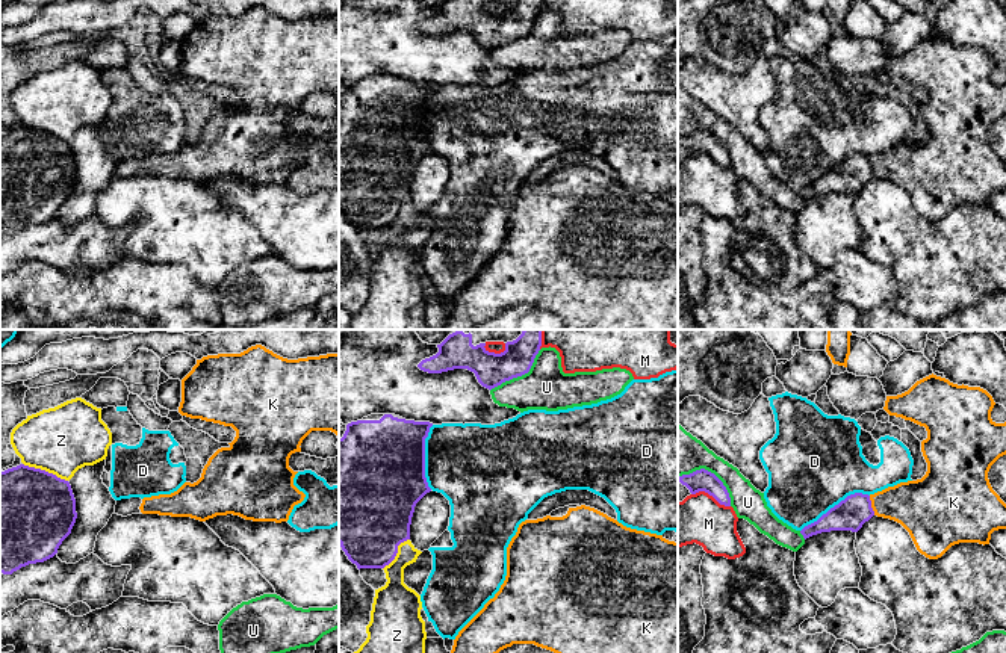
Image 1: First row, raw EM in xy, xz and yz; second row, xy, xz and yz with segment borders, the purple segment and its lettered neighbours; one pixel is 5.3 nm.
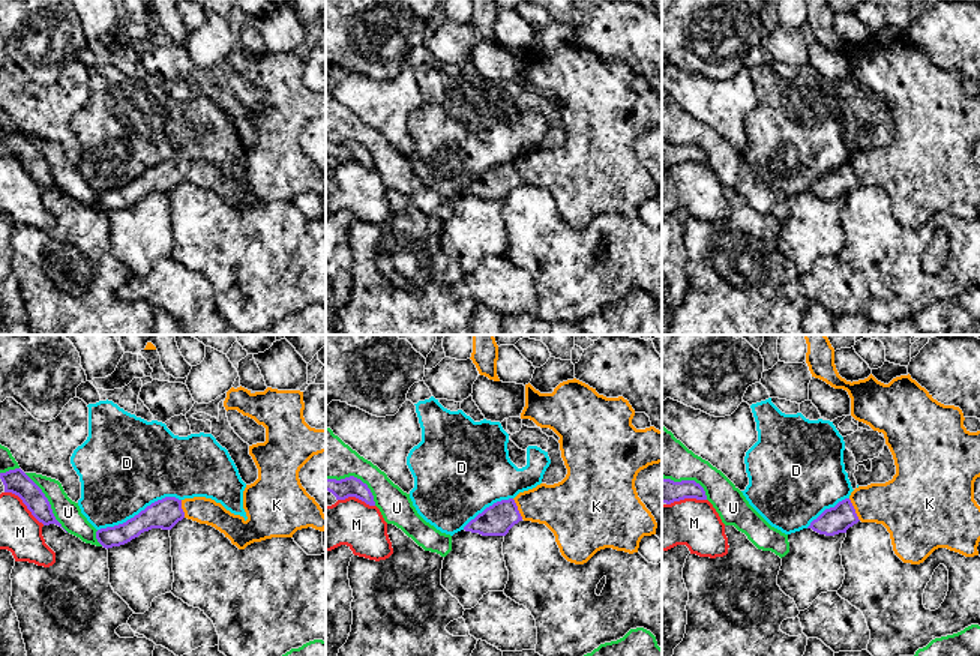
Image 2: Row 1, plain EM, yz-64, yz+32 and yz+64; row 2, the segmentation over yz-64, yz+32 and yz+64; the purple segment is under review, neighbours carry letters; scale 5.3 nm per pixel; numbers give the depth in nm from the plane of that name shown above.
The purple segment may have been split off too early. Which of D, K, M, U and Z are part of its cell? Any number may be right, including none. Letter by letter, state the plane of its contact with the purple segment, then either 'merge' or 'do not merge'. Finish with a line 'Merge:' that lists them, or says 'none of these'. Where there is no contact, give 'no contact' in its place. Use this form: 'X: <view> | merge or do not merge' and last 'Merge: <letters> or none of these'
D: yz | do not merge
K: yz | merge
M: yz | do not merge
U: yz | do not merge
Z: xy | do not merge
Merge: K

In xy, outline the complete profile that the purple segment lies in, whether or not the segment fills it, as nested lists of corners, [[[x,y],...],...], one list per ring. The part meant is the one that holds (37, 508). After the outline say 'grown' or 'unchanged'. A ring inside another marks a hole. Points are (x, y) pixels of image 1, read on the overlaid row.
[[[24,464],[0,472],[0,573],[12,574],[53,558],[76,518],[76,499],[68,481]]] | unchanged

